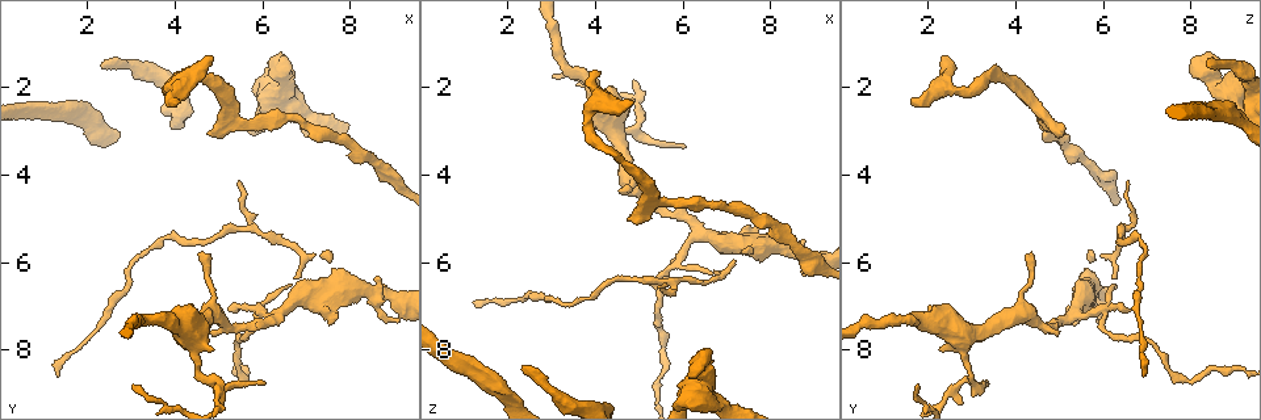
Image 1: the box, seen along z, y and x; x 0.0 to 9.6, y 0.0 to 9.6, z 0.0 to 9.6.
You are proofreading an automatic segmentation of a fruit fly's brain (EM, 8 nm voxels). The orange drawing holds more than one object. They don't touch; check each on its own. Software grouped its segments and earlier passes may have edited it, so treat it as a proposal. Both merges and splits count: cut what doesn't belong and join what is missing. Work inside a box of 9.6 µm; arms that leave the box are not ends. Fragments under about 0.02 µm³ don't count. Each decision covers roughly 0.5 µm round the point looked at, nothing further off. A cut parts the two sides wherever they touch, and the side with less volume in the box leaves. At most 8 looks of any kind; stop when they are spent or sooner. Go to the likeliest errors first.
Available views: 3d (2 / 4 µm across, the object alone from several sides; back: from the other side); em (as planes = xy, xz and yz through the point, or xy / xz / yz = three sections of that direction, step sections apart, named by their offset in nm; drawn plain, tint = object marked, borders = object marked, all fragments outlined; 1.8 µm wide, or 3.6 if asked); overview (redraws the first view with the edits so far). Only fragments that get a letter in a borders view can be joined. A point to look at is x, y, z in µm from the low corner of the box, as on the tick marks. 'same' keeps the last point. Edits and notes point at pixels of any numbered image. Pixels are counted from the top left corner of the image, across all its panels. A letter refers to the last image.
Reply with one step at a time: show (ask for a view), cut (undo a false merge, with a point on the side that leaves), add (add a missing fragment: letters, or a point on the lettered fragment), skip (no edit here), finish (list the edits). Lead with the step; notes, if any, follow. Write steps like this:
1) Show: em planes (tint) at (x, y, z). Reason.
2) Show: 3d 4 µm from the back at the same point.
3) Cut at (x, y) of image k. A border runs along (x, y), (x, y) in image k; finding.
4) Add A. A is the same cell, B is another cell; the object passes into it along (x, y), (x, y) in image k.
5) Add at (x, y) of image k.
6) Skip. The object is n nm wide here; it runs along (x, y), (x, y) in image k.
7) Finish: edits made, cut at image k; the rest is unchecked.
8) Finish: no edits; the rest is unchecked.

Show: 3d 2 µm at (4.85, 1.35, 2.40). Free end.

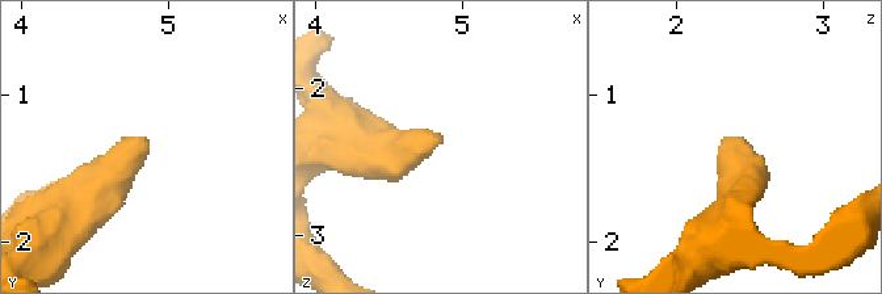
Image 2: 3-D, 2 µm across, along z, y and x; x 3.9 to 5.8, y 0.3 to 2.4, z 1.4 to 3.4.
Show: em xy step 16 (borders) at (4.88, 1.30, 2.36).

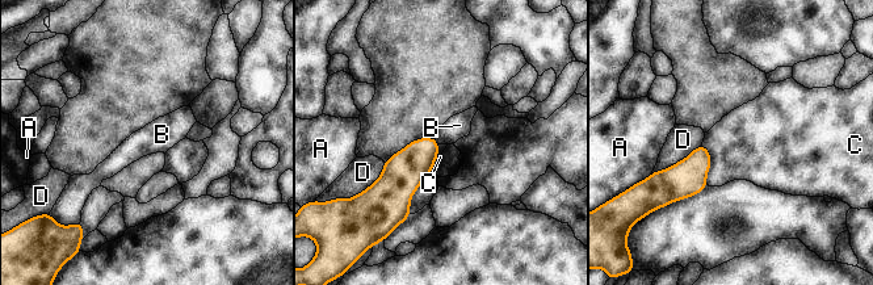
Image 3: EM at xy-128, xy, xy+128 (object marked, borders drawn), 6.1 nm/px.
Skip. The longest contact is with D, 360 nm; A, B, C and D are other cells; a border runs along (435, 138), (439, 143) in image 3; no lettered fragment goes on from it.

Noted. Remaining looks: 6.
Show: em planes (tint) at (2.40, 1.55, 8.45). End of a long branch.

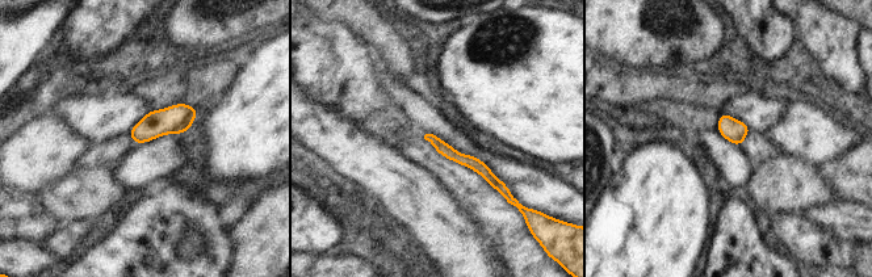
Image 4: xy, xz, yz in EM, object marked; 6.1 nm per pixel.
Show: em planes (borders) at the same point.

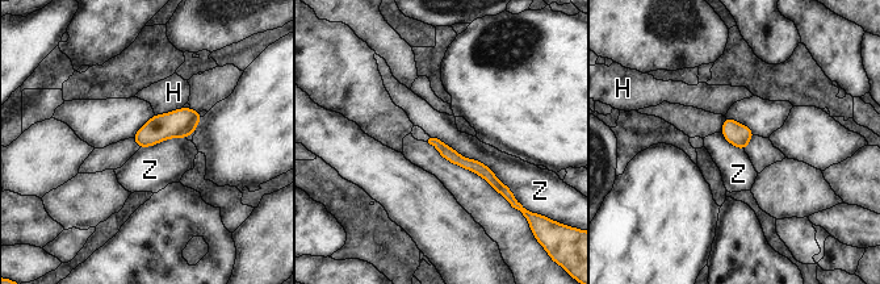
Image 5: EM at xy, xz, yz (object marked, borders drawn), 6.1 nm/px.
Skip. H and Z are other cells; a border runs along (431, 137), (485, 163), (516, 197) in image 5; no lettered fragment goes on from it.

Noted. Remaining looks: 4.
Show: em planes (borders) at (5.50, 4.15, 6.65). Thin end.

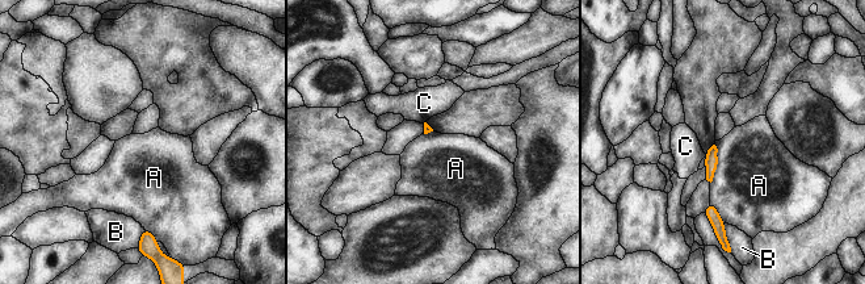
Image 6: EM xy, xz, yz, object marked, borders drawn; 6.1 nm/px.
Skip. A, B and C are other cells; a border runs along (716, 145), (717, 170), (710, 183) in image 6; none of them fits.

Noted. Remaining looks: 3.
Show: 3d 2 µm at (3.00, 8.80, 1.70). Thin end.

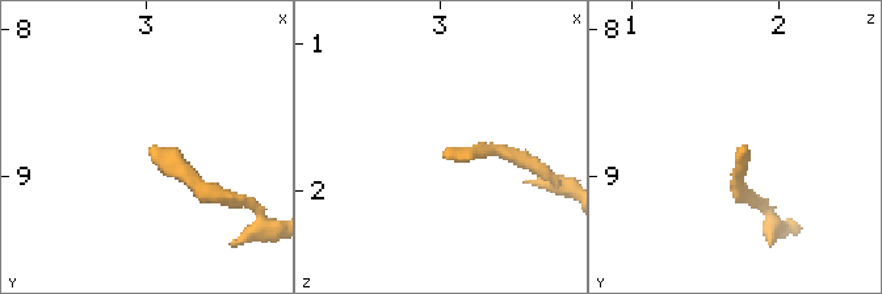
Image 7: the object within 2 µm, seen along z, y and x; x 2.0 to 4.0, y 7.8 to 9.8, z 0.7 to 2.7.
Show: em planes (borders) at (3.00, 8.80, 1.76). Shape alone is not enough.

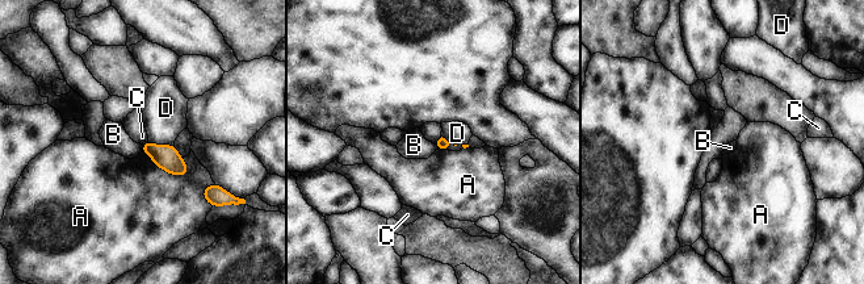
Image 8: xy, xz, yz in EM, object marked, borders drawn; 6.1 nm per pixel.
Skip. A, B, C and D are other cells; a border runs along (142, 145), (141, 151) in image 8; none of them fits.

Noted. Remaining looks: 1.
Finish: no edits; the rest is unchecked.

